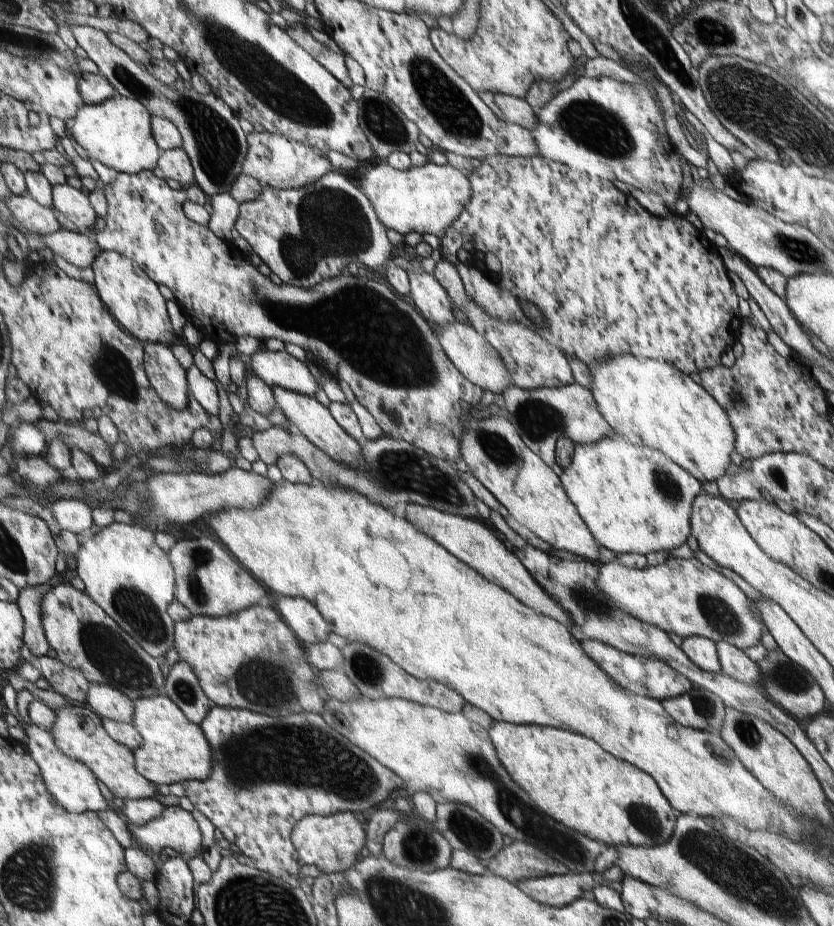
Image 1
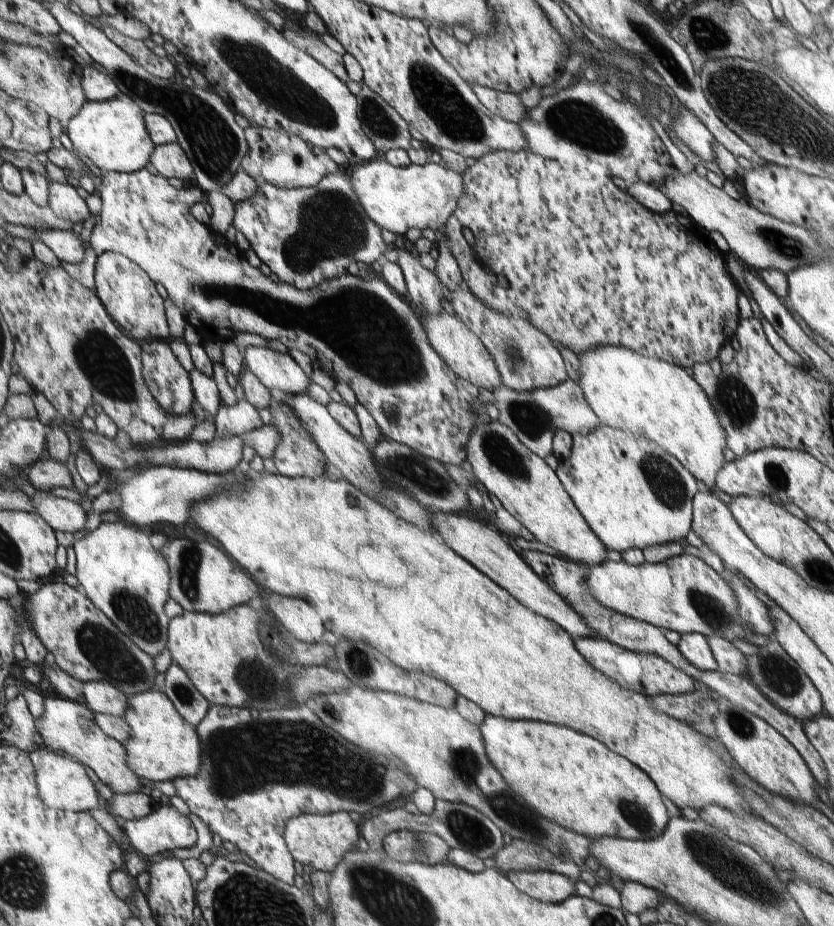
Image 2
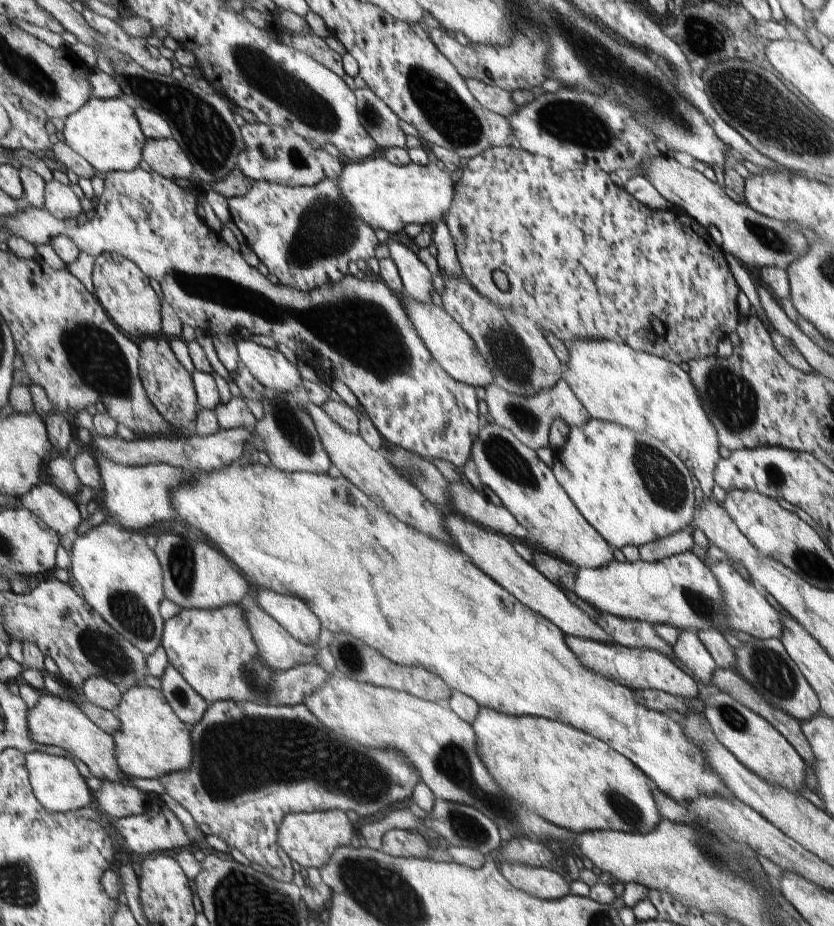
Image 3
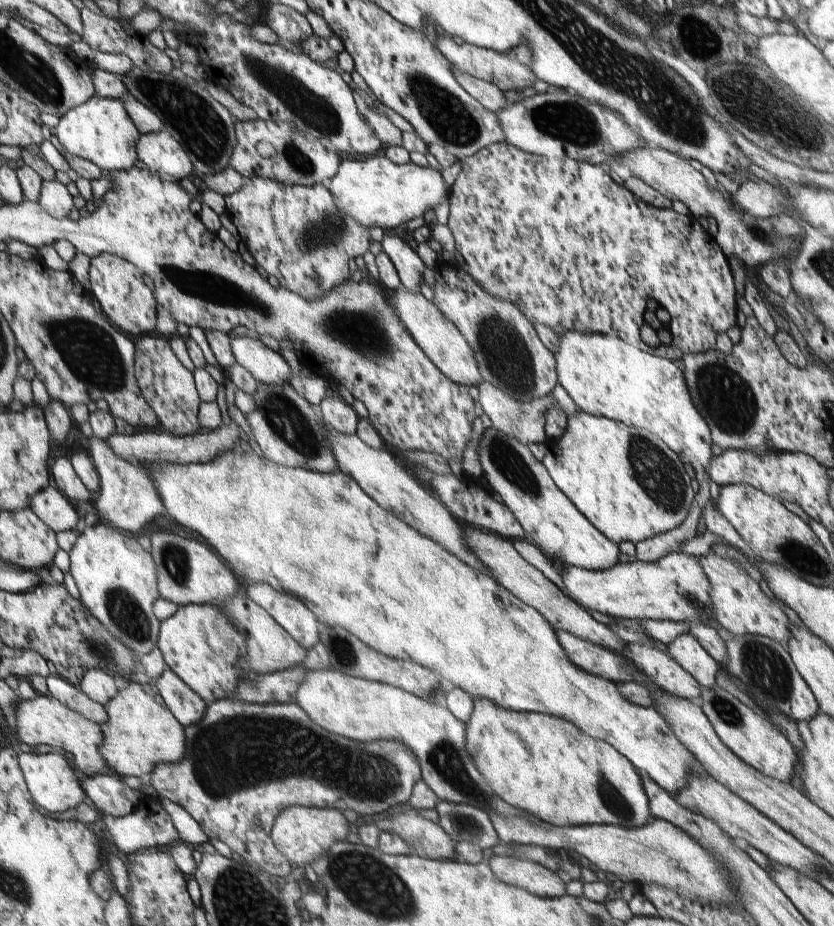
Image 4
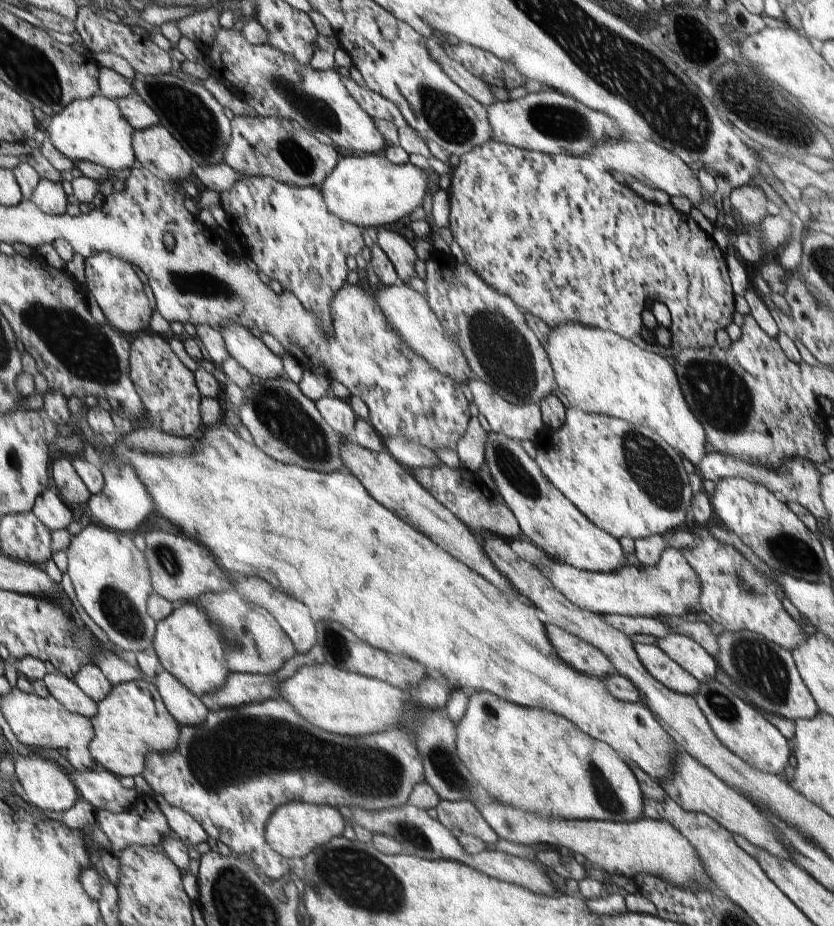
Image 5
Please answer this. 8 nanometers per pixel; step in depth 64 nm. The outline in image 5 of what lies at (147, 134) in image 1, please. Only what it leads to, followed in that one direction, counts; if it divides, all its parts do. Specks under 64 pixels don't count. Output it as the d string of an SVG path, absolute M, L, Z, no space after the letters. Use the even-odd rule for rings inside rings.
M91 96L89 100L73 100L67 104L59 114L41 120L45 126L47 142L55 146L65 158L73 164L77 162L91 162L99 164L107 170L121 170L129 168L135 160L133 152L133 132L135 128L123 118L115 100L105 96Z

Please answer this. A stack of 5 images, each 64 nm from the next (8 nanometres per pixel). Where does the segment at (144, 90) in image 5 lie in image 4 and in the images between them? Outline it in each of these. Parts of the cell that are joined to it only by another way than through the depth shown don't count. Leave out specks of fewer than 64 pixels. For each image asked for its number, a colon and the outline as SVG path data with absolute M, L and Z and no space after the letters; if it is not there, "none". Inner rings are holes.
4: M131 68L129 74L123 76L121 80L125 84L129 98L139 100L145 108L149 108L153 114L161 118L167 134L181 144L181 148L193 162L195 176L217 174L229 166L229 156L233 154L237 136L235 124L231 124L231 118L225 108L221 114L217 114L211 106L205 104L203 98L191 92L183 82L171 78L171 74L165 76L157 72L143 72L139 68Z

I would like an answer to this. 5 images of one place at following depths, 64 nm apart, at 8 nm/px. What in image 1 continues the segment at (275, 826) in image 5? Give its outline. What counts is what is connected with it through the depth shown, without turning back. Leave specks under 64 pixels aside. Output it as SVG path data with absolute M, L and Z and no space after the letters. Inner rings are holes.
M339 812L333 816L305 816L293 826L291 842L297 850L297 860L303 864L317 866L321 874L341 874L355 864L359 848L363 846L363 828L351 812Z

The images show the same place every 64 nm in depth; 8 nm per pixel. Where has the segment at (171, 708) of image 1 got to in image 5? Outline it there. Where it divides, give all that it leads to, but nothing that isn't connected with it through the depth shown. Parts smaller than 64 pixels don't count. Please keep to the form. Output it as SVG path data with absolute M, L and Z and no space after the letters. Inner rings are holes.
M133 680L113 686L109 694L95 702L97 714L89 718L93 726L93 740L89 742L89 754L95 766L121 776L143 774L145 756L149 752L171 752L179 742L179 724L173 714L165 708L157 686L145 680Z

